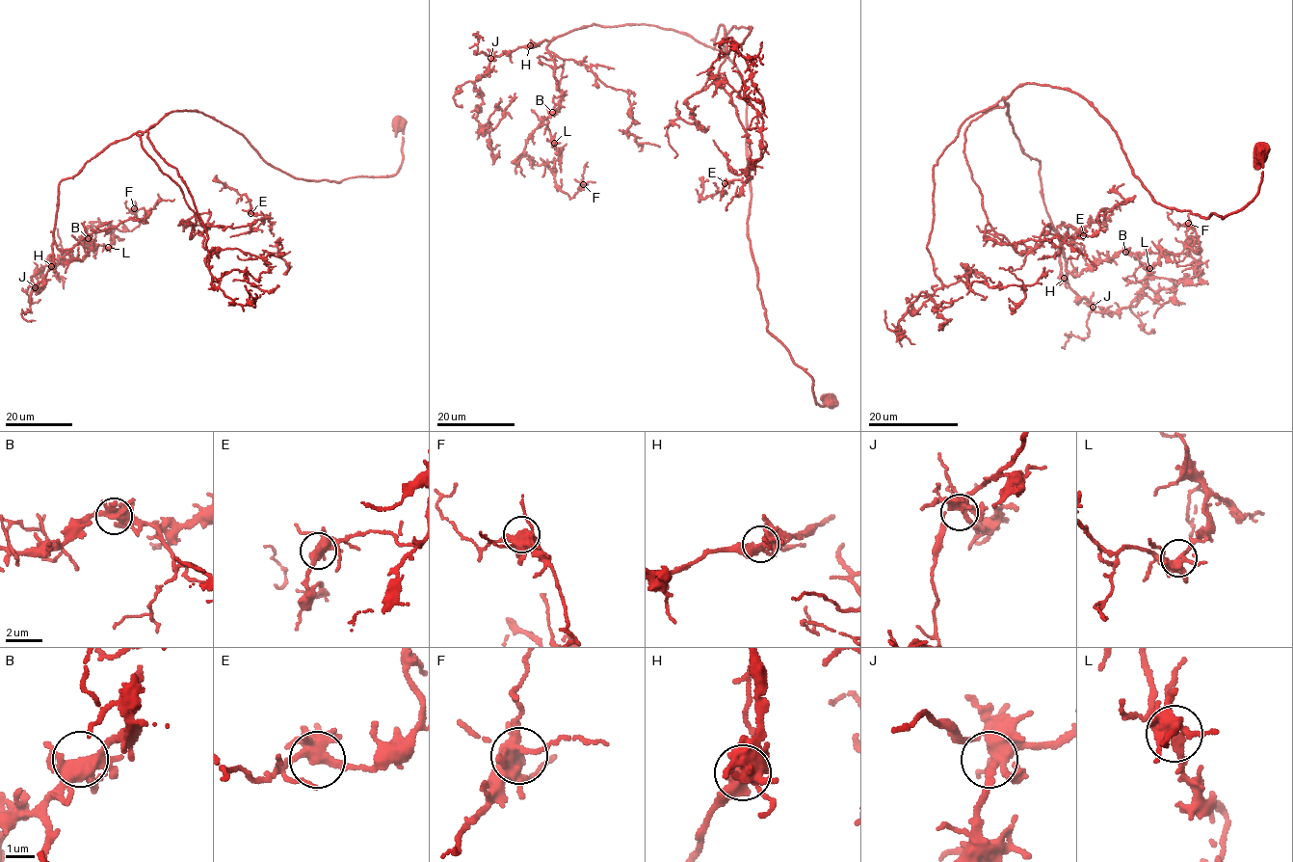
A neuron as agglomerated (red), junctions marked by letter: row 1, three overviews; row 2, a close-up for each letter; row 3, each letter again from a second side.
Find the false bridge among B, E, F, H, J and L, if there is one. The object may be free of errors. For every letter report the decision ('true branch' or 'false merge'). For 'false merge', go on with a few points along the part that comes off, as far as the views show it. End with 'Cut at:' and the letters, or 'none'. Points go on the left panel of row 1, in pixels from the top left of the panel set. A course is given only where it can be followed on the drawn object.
B: true branch
E: true branch
F: true branch
H: true branch
J: true branch
L: true branch
Cut at: none

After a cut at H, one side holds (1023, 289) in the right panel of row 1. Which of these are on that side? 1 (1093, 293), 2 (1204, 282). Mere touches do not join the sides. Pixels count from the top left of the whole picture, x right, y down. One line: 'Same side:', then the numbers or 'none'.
Same side: none

